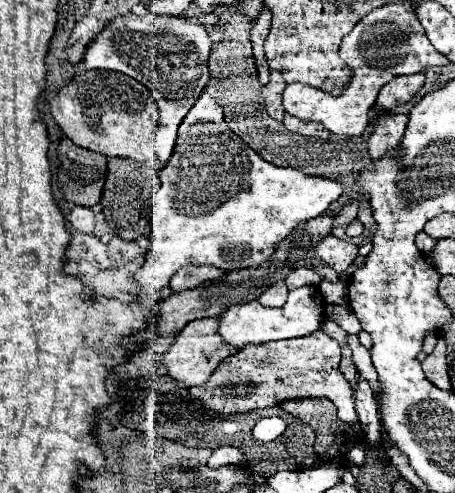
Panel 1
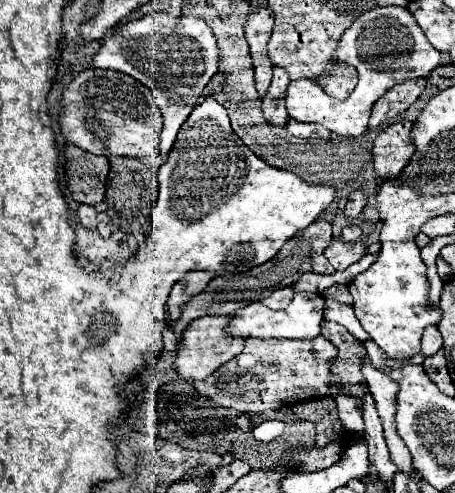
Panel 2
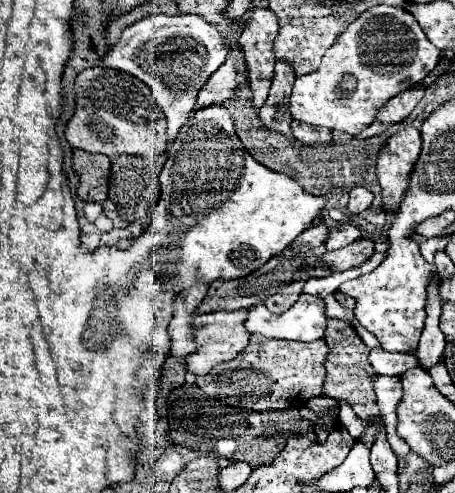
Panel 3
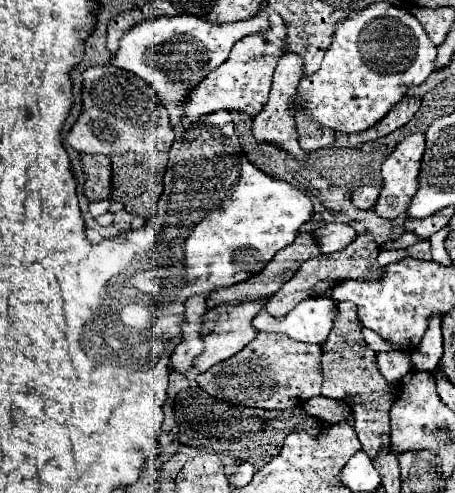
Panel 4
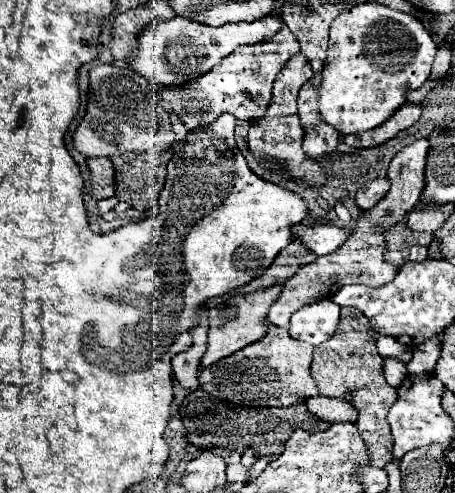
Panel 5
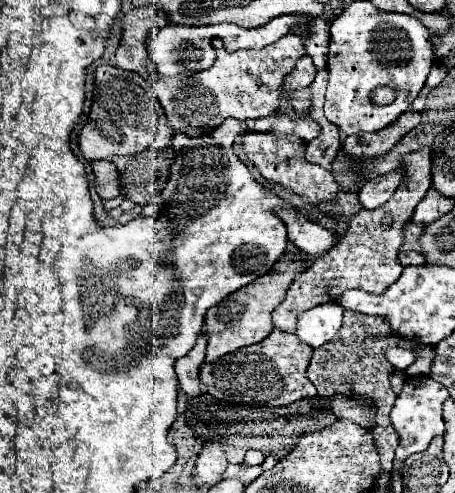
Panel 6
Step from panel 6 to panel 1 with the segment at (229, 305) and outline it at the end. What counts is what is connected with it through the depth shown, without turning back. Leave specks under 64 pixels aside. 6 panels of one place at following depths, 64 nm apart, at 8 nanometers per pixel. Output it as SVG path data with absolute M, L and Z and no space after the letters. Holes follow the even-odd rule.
M200 318L194 322L188 322L188 326L184 326L182 332L178 332L174 336L172 346L162 354L162 362L168 370L168 376L184 386L200 386L204 384L210 374L214 372L214 368L228 358L232 352L232 348L228 344L222 342L222 338L218 336L218 320L216 318Z

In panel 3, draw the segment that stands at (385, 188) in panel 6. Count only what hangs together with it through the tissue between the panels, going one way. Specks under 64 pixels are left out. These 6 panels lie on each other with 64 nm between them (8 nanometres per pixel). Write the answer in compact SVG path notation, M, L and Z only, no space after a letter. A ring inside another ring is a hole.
M354 188L350 192L350 202L348 202L348 210L352 214L360 214L364 212L372 202L372 192L366 190L366 188Z

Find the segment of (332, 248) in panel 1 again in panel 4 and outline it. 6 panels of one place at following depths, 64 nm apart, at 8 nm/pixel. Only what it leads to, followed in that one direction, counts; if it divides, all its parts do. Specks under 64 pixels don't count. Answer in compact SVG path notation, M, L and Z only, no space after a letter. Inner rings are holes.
M356 236L356 240L346 246L344 250L338 250L334 254L320 254L318 258L312 258L308 262L304 262L300 266L300 270L296 272L296 276L286 282L274 296L270 296L266 300L266 310L276 316L276 318L284 318L300 300L306 300L310 298L310 290L316 282L320 280L374 280L374 278L380 278L384 268L382 266L376 266L376 256L378 256L378 244L374 242L374 238L366 238L366 236Z

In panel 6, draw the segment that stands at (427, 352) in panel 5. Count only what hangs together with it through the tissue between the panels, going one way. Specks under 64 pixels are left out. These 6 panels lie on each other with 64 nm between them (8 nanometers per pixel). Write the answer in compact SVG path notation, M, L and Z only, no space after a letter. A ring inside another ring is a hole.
M424 346L416 350L416 360L406 368L408 376L428 376L434 362L434 346Z

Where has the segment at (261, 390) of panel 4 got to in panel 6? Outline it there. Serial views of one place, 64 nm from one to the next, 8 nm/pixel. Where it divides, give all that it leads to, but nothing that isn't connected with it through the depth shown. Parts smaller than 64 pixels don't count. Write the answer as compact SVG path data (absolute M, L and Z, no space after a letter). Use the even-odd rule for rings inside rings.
M274 328L270 332L270 336L266 336L264 342L244 346L232 354L218 358L212 364L202 364L200 380L206 386L208 394L212 394L216 400L222 400L222 402L246 404L246 406L288 406L292 402L316 396L314 384L306 378L306 368L310 364L310 358L312 358L312 346L300 342L294 334L288 334L284 330Z

